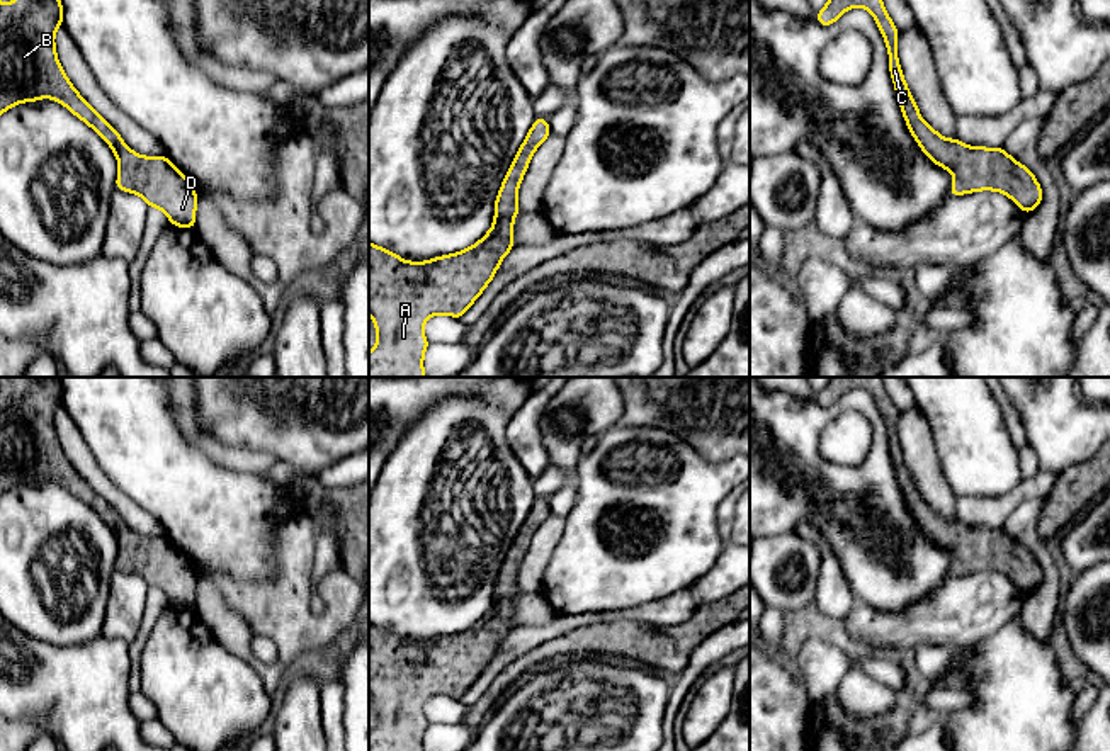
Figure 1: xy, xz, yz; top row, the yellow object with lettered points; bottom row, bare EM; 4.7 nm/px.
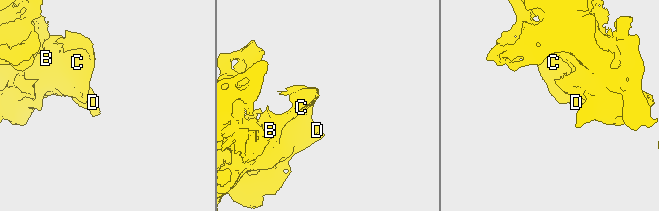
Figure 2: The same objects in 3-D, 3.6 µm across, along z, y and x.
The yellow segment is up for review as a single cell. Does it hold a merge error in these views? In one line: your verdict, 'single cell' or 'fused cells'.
single cell

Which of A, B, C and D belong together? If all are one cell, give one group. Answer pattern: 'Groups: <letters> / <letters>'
Groups: A B C D

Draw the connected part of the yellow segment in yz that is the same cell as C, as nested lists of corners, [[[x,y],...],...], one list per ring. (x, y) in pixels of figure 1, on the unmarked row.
[[[830,377],[816,401],[828,408],[853,387],[867,389],[874,396],[887,426],[889,452],[906,506],[921,532],[935,545],[954,554],[950,578],[996,571],[1006,574],[1025,595],[1032,593],[1042,583],[1044,573],[1030,549],[1015,542],[1005,528],[972,528],[959,518],[947,520],[921,500],[898,438],[899,409],[889,399],[881,377]]]

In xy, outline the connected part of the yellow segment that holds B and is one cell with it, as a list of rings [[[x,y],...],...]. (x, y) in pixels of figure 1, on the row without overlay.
[[[19,377],[0,384],[0,496],[22,483],[53,479],[88,505],[112,530],[119,544],[116,571],[138,574],[148,588],[158,588],[172,607],[194,610],[197,574],[187,557],[167,537],[141,537],[126,527],[119,513],[99,496],[65,455],[54,428],[54,413],[63,406],[58,377]]]

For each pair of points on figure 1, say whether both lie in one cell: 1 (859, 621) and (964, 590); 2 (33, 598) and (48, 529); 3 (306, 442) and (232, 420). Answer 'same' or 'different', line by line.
1: same
2: same
3: same

